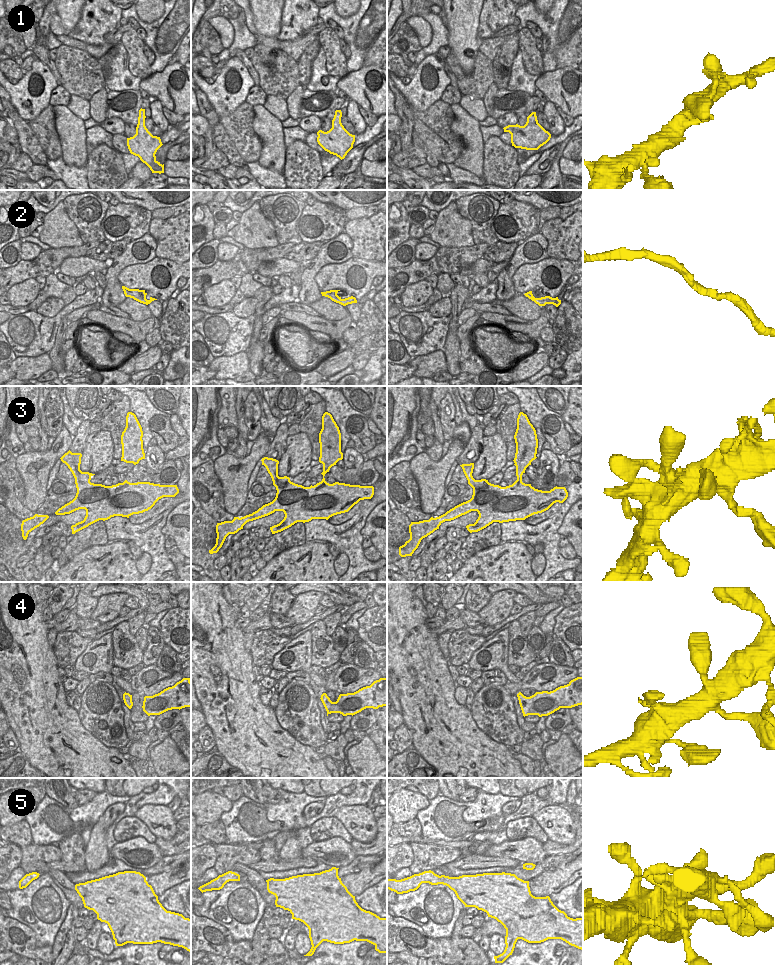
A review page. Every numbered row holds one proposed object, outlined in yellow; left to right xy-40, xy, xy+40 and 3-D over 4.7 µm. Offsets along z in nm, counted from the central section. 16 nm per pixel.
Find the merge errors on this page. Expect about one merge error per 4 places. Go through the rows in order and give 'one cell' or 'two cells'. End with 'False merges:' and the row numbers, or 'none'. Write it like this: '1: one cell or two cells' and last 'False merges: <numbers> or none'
1: one cell
2: one cell
3: one cell
4: one cell
5: one cell
False merges: none

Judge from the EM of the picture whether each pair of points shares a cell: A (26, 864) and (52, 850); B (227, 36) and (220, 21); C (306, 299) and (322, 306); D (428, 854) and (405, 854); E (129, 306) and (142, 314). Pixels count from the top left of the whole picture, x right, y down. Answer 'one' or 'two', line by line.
A: one
B: one
C: two
D: two
E: one

